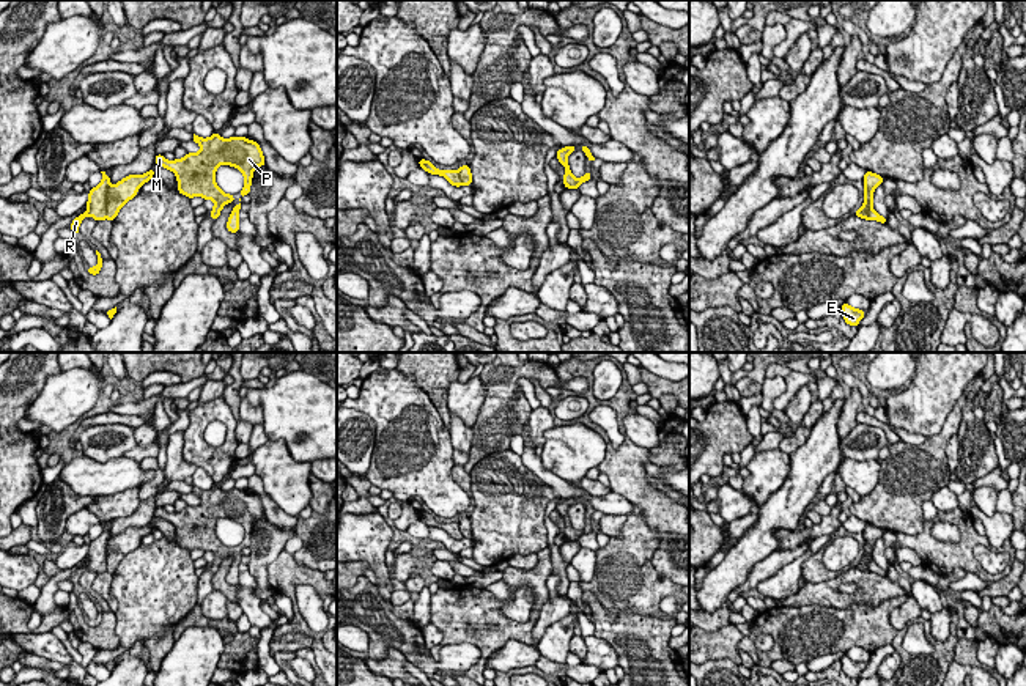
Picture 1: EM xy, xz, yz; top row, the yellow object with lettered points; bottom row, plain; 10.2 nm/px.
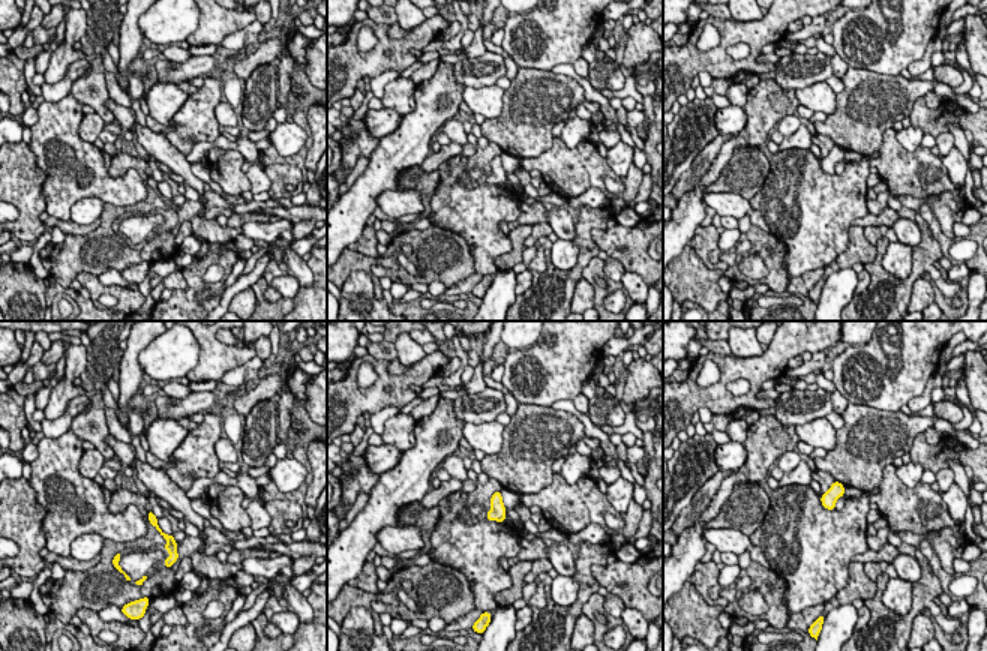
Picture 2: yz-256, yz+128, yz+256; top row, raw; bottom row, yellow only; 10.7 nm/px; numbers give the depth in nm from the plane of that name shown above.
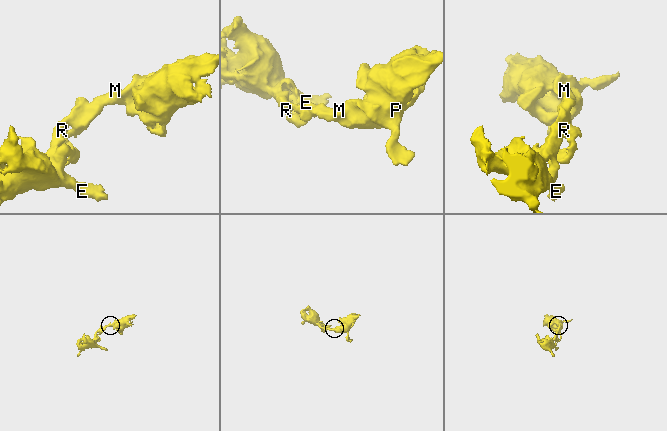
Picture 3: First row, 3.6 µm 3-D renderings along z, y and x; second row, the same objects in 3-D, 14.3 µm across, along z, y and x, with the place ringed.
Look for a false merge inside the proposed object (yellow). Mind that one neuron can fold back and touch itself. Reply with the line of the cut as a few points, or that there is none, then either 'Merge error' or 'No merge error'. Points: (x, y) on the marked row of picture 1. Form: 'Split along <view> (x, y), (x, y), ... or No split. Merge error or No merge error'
Split along xy (106, 192), (107, 217). Merge error

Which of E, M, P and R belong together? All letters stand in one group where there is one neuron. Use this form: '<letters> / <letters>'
E R / M P

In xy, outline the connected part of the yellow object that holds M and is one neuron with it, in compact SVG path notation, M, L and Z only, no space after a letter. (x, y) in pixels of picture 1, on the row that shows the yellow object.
M219 132L203 138L194 134L192 142L200 145L198 153L187 153L181 159L167 160L164 154L156 154L154 164L175 173L178 192L187 198L201 197L212 200L209 219L216 220L225 205L234 201L234 195L225 194L216 183L219 165L230 165L244 175L244 187L239 197L250 194L253 172L266 165L260 143L247 137L233 135L222 138Z

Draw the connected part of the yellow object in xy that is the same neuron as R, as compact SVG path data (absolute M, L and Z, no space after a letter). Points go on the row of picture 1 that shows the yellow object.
M105 172L101 173L102 181L90 189L88 201L85 205L88 209L71 222L69 228L74 234L80 234L79 227L87 216L93 217L96 222L107 219L107 189L110 187L110 176Z

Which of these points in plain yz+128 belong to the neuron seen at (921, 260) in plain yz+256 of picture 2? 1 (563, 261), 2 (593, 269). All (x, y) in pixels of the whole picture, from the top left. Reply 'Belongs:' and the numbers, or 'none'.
Belongs: none

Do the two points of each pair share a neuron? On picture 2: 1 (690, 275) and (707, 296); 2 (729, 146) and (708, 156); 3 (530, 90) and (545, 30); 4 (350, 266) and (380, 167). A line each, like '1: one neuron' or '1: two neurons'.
1: one neuron
2: two neurons
3: two neurons
4: two neurons

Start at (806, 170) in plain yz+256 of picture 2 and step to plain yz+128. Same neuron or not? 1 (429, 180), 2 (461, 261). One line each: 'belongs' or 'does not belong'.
1: does not belong
2: does not belong

